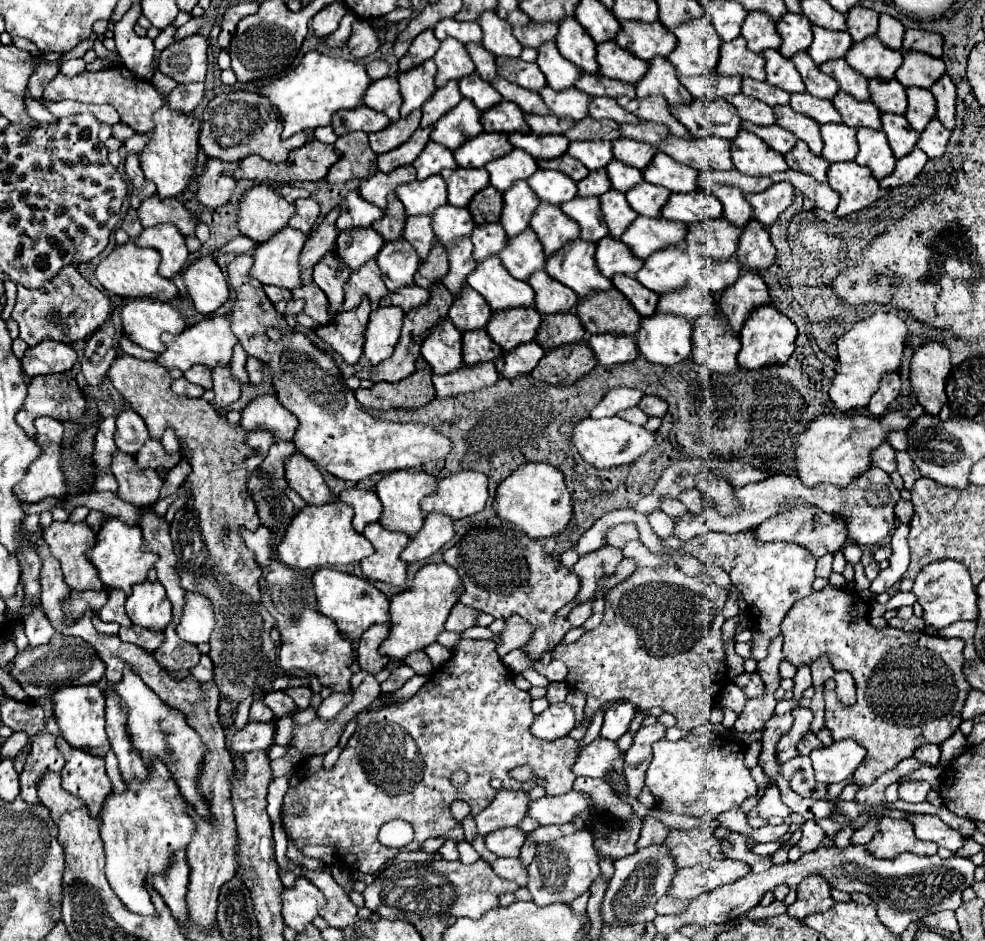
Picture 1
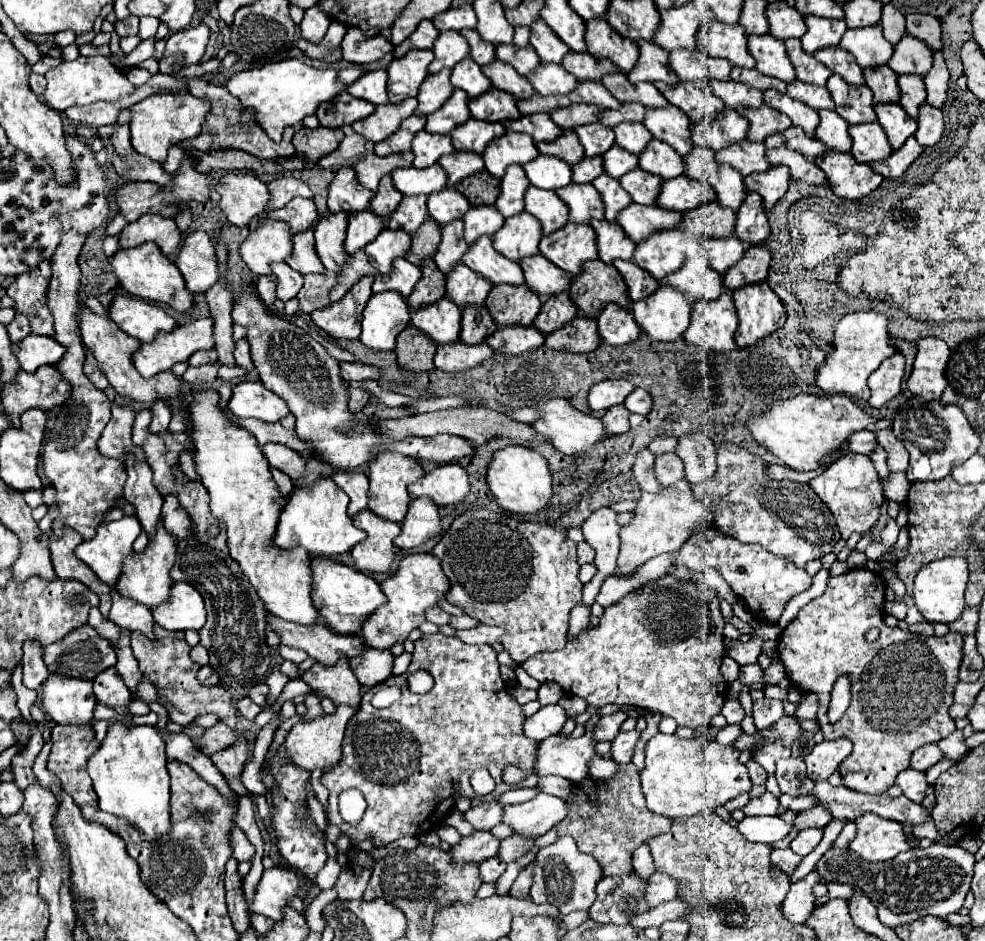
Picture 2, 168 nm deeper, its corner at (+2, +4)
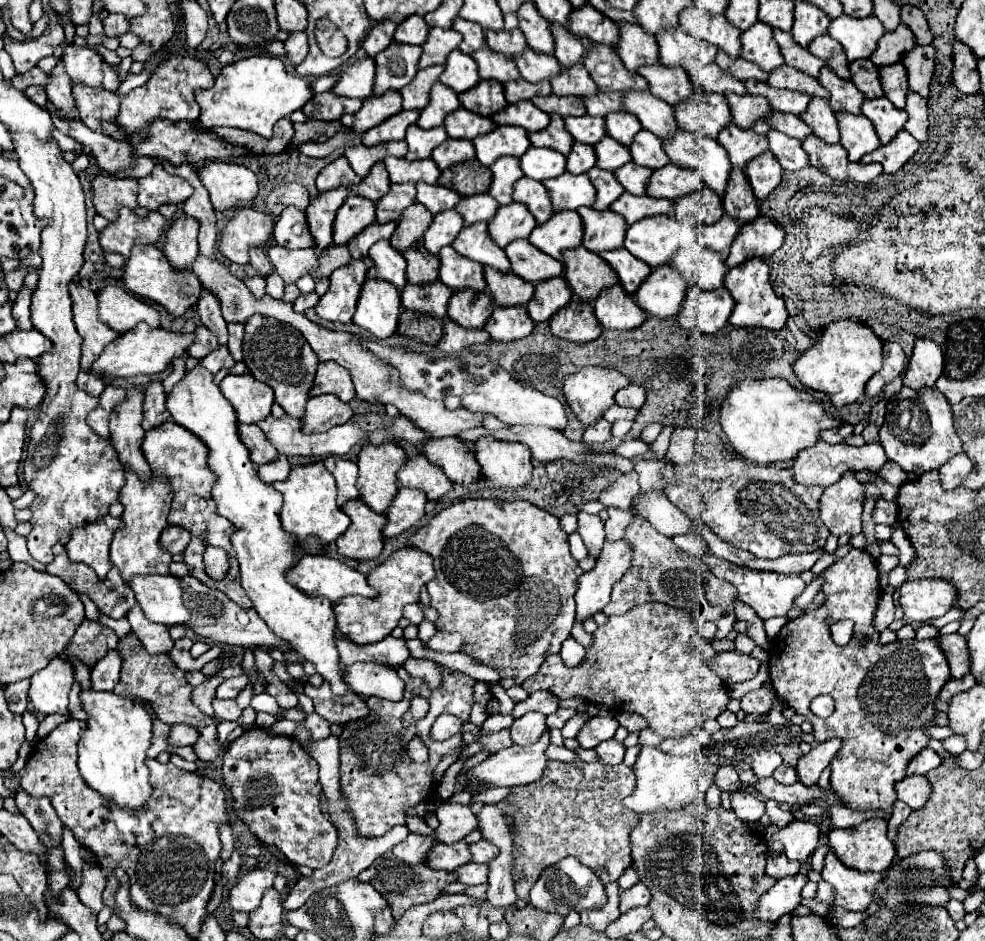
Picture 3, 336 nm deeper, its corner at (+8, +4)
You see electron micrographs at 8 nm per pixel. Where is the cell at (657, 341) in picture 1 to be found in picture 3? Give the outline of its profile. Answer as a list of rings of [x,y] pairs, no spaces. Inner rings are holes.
[[[664,264],[664,268],[652,268],[644,284],[636,290],[636,302],[644,308],[650,316],[658,318],[672,318],[678,314],[680,304],[688,284],[672,264]]]

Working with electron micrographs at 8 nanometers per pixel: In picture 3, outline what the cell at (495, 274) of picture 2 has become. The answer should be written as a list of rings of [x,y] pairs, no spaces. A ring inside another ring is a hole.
[[[484,222],[462,228],[460,236],[456,236],[456,240],[452,242],[452,248],[474,262],[480,262],[482,266],[492,266],[500,272],[510,272],[506,252],[502,248],[496,248],[496,242],[488,236],[488,228]]]

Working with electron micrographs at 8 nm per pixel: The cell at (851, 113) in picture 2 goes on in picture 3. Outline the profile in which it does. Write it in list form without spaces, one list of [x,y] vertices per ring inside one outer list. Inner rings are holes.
[[[828,66],[820,70],[820,84],[830,90],[830,106],[834,112],[850,112],[860,114],[860,106],[864,102],[864,94],[850,82],[836,76]]]

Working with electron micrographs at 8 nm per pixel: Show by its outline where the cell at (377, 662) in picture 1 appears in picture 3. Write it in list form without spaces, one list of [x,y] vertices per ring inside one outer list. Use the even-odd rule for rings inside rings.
[[[352,664],[344,672],[344,681],[366,700],[366,696],[378,696],[384,700],[402,700],[404,682],[390,668],[378,664]]]

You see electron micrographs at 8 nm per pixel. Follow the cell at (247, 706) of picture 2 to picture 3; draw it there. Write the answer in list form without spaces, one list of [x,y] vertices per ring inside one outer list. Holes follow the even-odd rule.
[[[214,698],[212,706],[214,706],[216,716],[222,718],[222,720],[238,720],[242,716],[242,710],[236,706],[236,700],[218,700],[218,698]]]

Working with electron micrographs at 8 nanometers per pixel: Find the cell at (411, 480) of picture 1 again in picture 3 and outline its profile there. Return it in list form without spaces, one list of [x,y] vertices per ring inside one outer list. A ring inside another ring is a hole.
[[[364,444],[358,454],[358,492],[374,512],[386,514],[396,492],[396,472],[406,462],[398,444]]]

